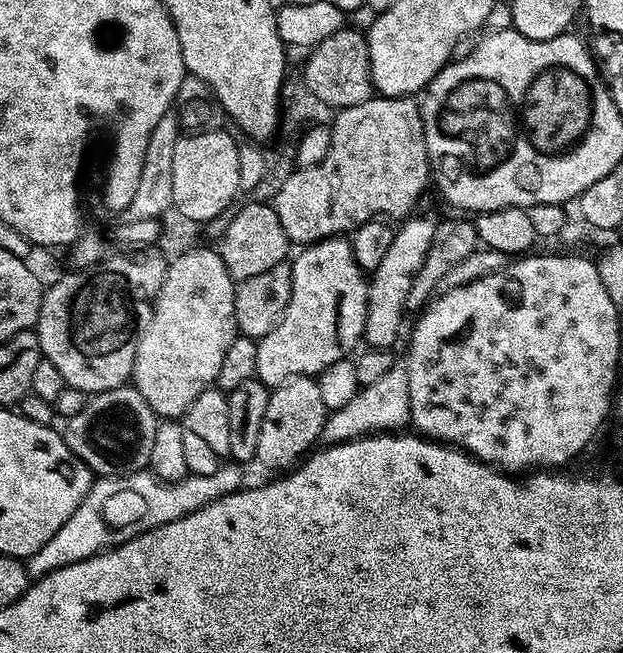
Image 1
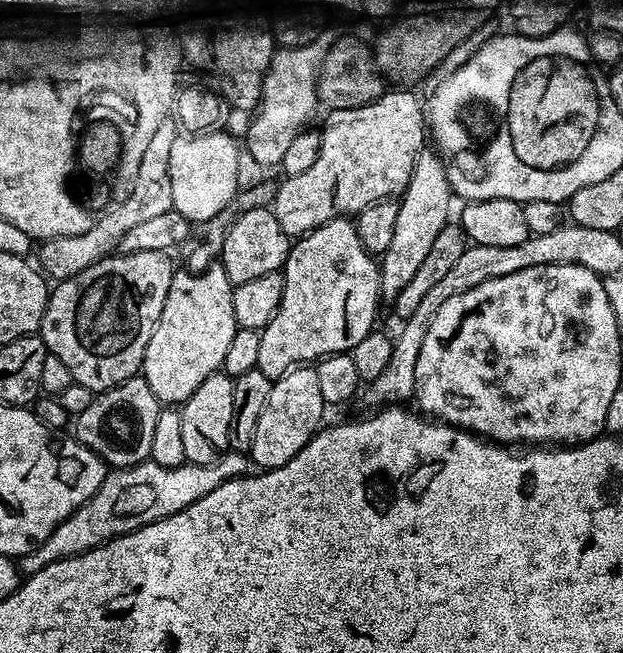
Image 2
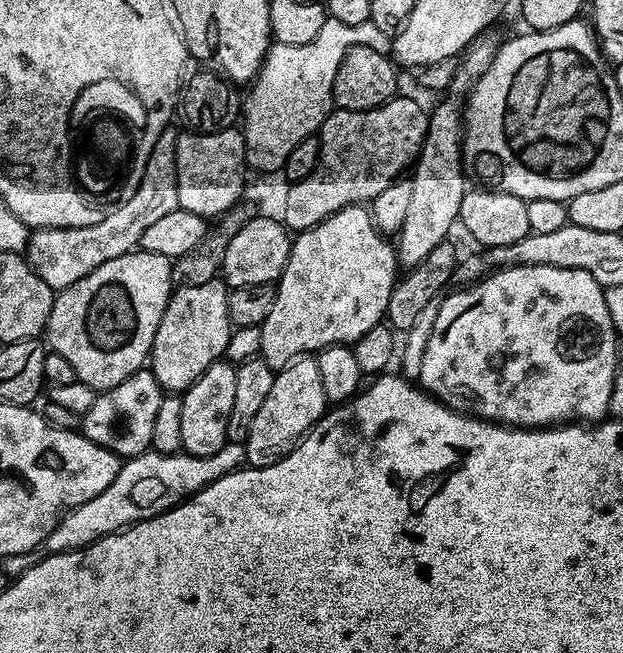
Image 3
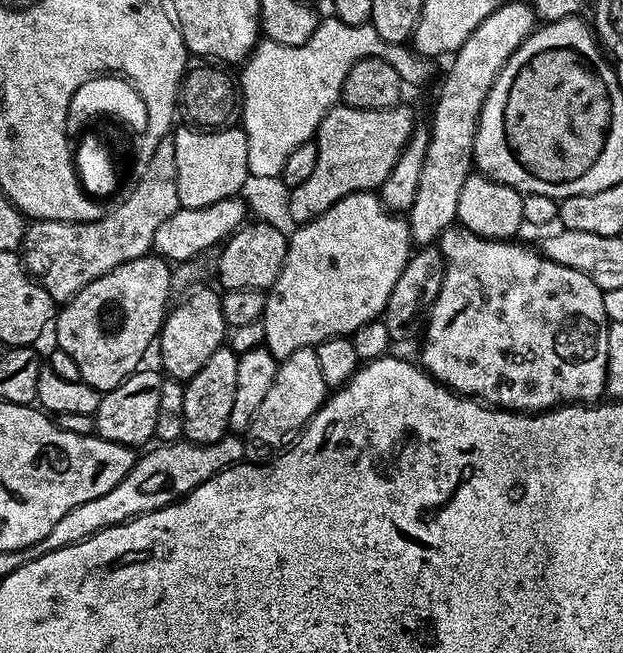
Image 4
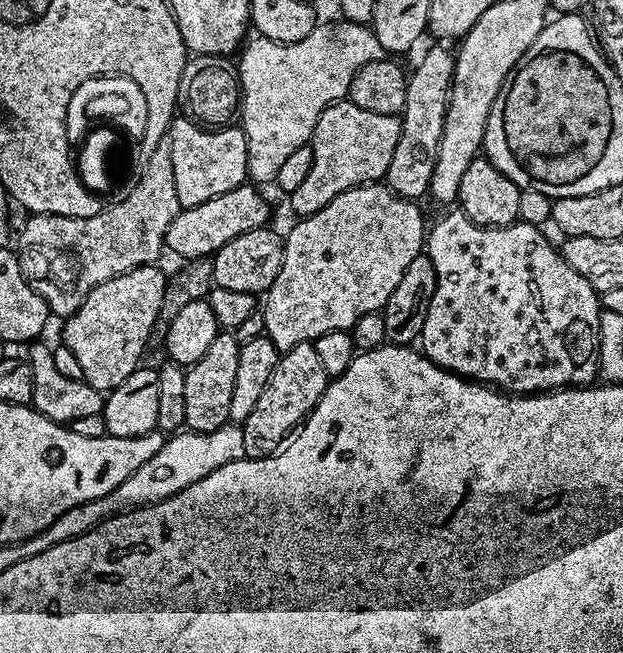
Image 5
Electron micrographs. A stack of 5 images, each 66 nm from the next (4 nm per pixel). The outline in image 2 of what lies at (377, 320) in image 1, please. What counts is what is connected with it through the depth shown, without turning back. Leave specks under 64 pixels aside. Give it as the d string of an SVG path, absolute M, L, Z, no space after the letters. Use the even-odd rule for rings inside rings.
M435 151L421 152L420 157L416 159L412 178L398 200L400 209L398 218L394 218L394 235L390 246L386 246L378 264L380 295L385 301L395 301L406 282L414 278L418 266L422 266L434 238L438 238L438 233L450 222L451 216L448 215L452 212L452 200L454 201L454 193L444 169L444 161Z

